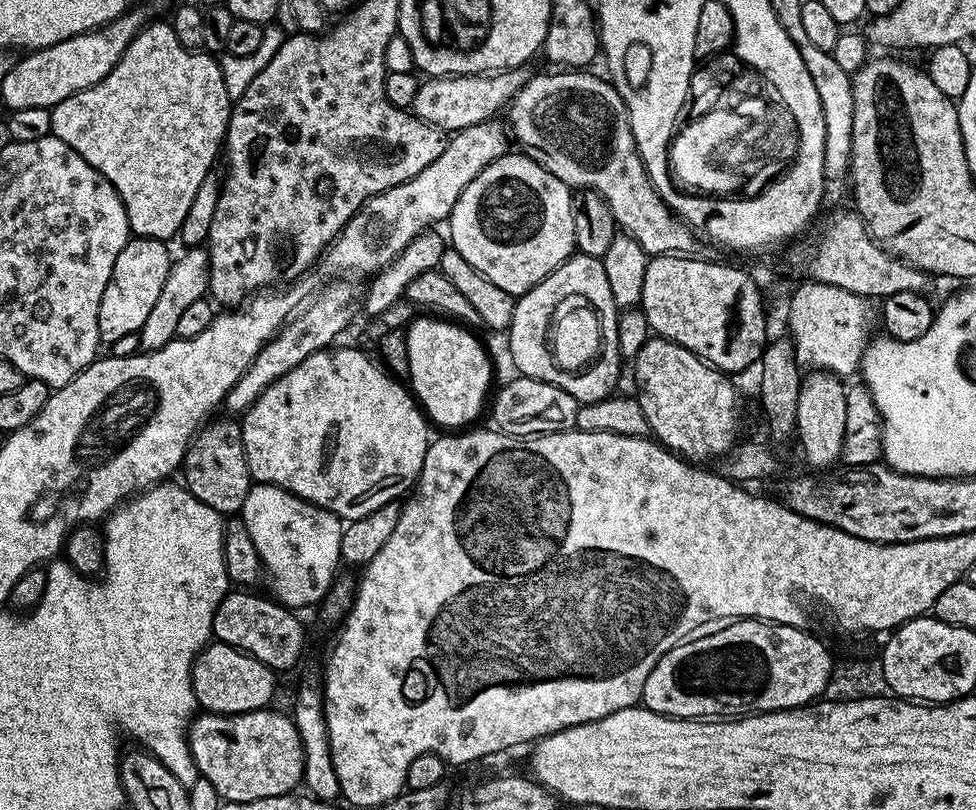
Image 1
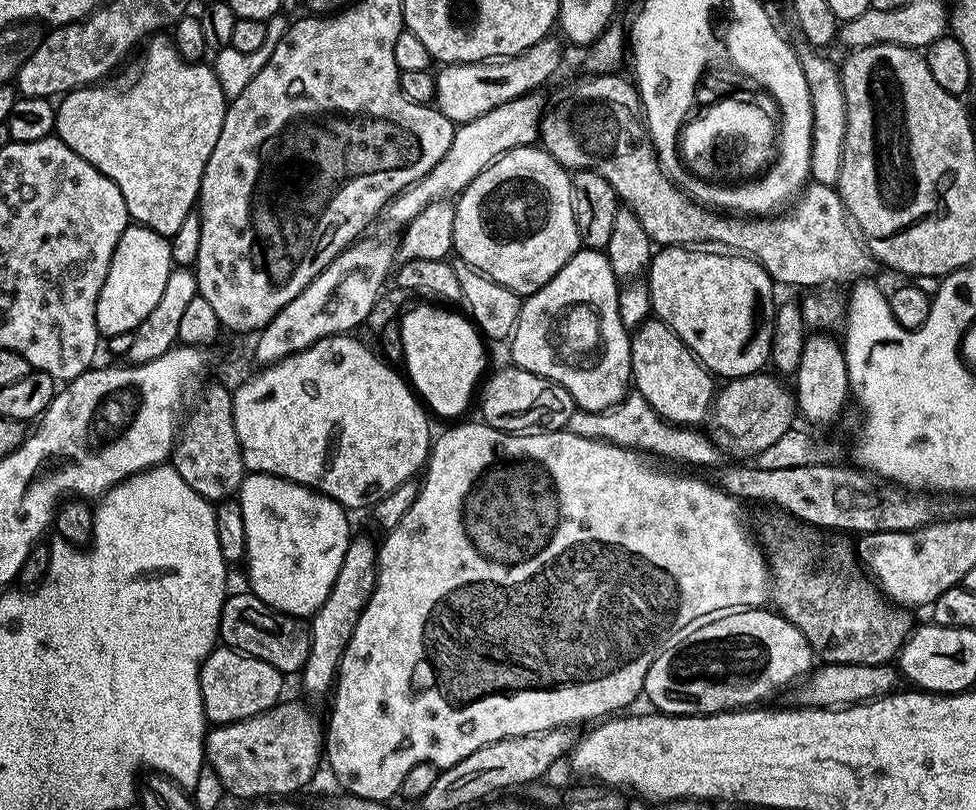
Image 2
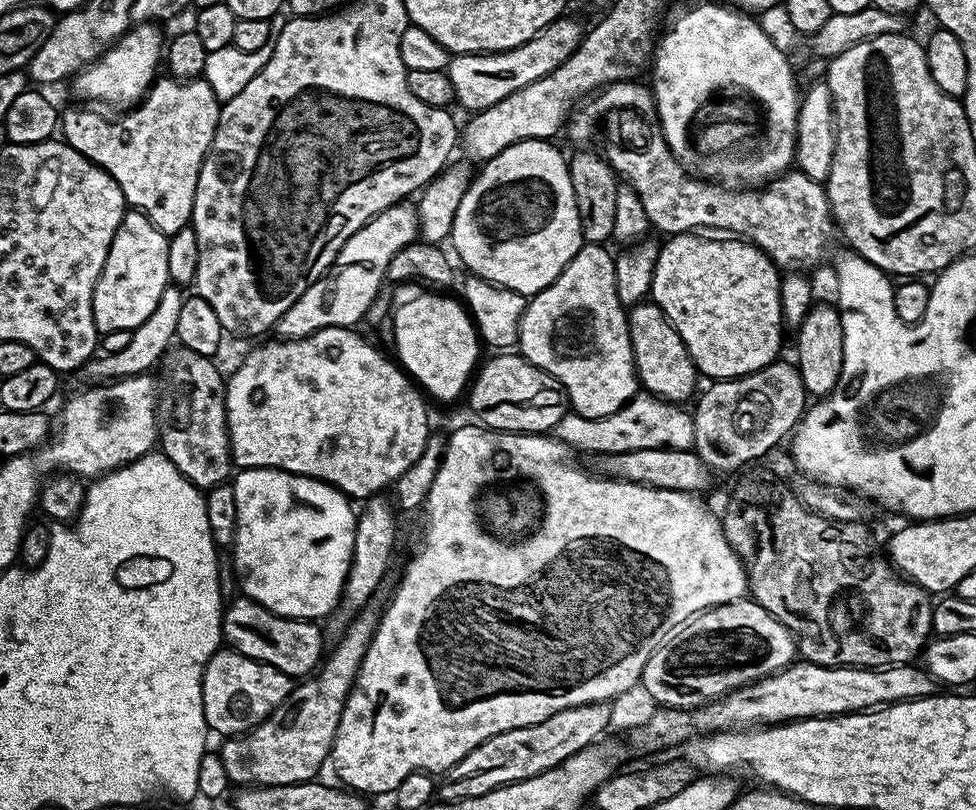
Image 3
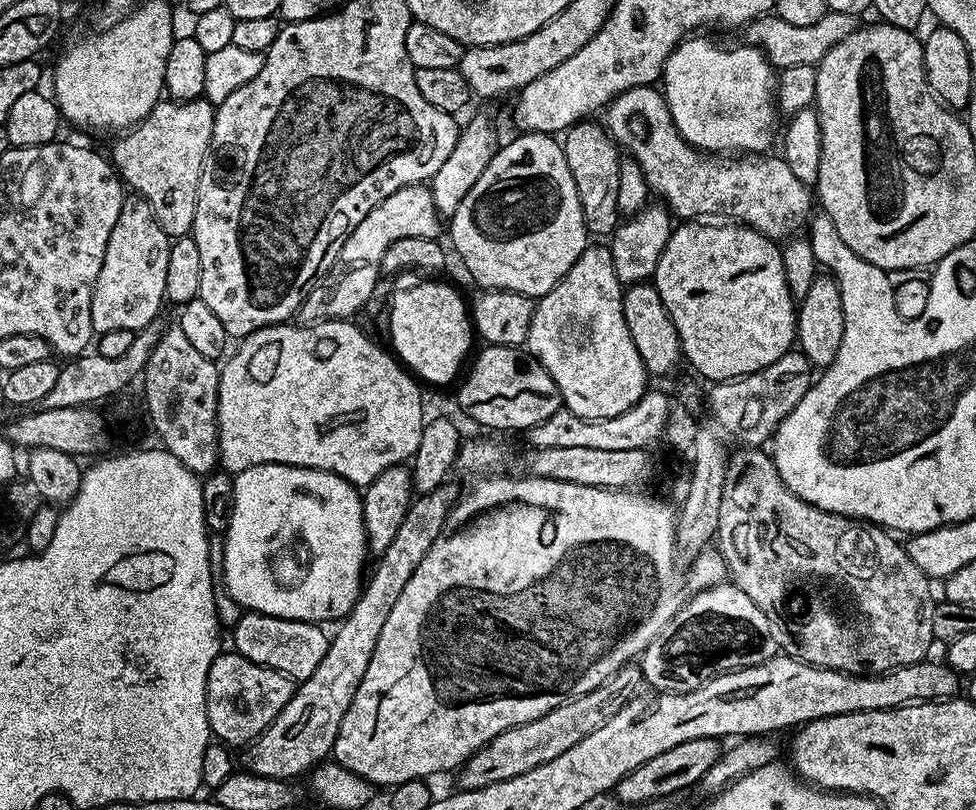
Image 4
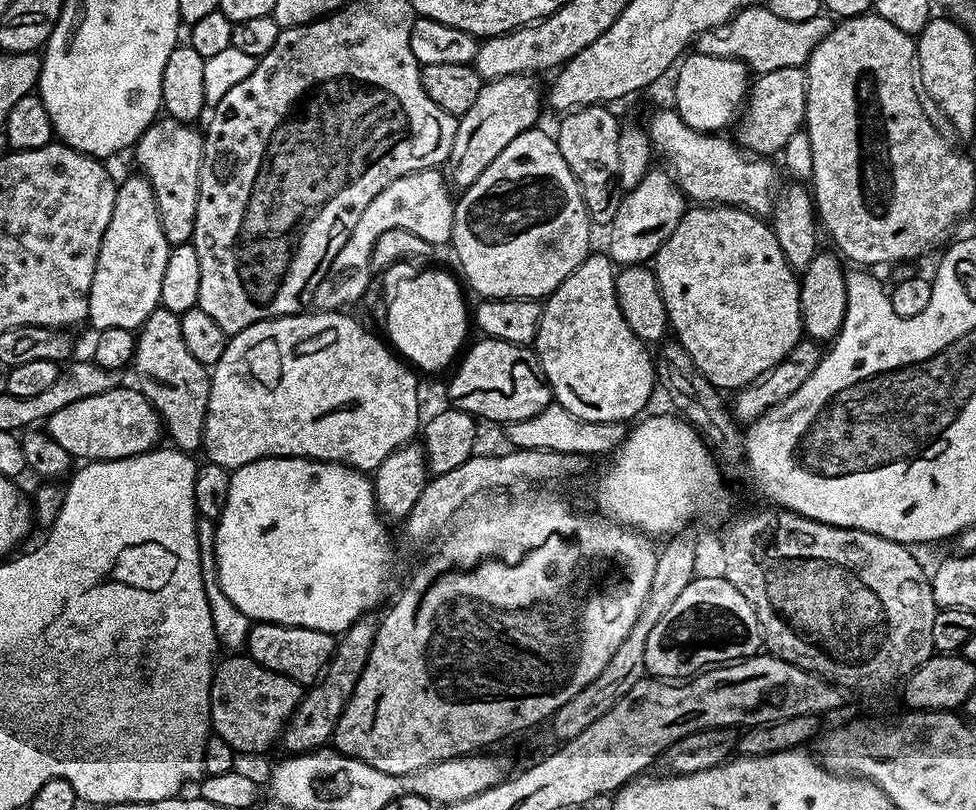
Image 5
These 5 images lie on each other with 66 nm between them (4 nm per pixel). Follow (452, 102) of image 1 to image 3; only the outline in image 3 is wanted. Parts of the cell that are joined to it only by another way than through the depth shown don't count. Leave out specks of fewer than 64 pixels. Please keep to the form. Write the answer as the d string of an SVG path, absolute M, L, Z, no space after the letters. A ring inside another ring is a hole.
M561 15L559 20L547 24L537 36L530 38L530 42L522 42L522 46L514 46L505 52L453 55L446 71L454 86L455 103L475 114L494 106L494 102L502 102L502 98L510 98L514 90L522 90L530 86L530 82L538 82L538 78L546 78L546 74L558 70L562 62L576 53L586 31L585 25L568 15Z

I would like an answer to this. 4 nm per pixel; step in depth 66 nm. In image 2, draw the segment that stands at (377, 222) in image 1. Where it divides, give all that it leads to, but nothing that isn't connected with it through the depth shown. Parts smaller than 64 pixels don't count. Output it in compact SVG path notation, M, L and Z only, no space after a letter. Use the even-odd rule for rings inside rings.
M540 94L519 96L510 102L502 102L502 106L494 106L490 114L482 114L482 118L474 118L470 122L459 125L453 131L450 150L419 180L417 184L411 184L409 188L398 193L384 209L383 219L388 219L392 224L407 226L426 206L430 206L436 200L447 200L459 197L464 187L482 170L489 168L502 154L506 154L515 148L527 148L535 145L538 140L538 129L546 108Z

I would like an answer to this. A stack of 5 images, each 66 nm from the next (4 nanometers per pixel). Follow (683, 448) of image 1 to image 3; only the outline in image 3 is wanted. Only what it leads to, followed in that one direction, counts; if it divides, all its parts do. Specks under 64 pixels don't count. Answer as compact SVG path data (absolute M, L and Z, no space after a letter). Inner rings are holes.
M641 302L631 305L626 312L628 337L632 343L632 359L636 361L636 378L643 391L660 396L669 402L691 401L698 381L696 366L693 364L678 330L666 318L657 304Z

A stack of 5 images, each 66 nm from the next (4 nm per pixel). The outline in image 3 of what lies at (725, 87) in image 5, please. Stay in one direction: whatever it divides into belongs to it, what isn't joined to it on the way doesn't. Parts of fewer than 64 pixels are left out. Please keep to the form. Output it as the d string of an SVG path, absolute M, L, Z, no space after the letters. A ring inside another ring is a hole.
M696 4L669 26L665 36L663 33L659 37L650 68L652 99L656 101L662 134L681 164L690 165L688 132L684 132L684 128L689 126L694 114L698 114L698 106L714 90L738 87L766 110L763 126L764 132L770 134L774 170L783 174L793 167L802 92L796 89L791 62L756 20L759 19L755 15L731 6Z

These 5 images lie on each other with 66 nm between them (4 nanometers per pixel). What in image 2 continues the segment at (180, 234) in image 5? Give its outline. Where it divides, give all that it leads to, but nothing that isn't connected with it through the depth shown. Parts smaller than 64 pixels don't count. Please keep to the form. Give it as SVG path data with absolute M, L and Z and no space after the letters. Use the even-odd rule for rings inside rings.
M153 35L142 51L144 53L136 64L137 73L117 75L113 84L104 82L99 86L74 88L67 93L55 105L54 132L62 143L74 150L74 154L86 158L90 166L106 174L106 178L122 190L129 217L139 227L171 238L197 207L202 174L210 154L214 154L214 142L218 142L218 134L222 134L229 101L224 97L213 65L183 60L167 35Z

